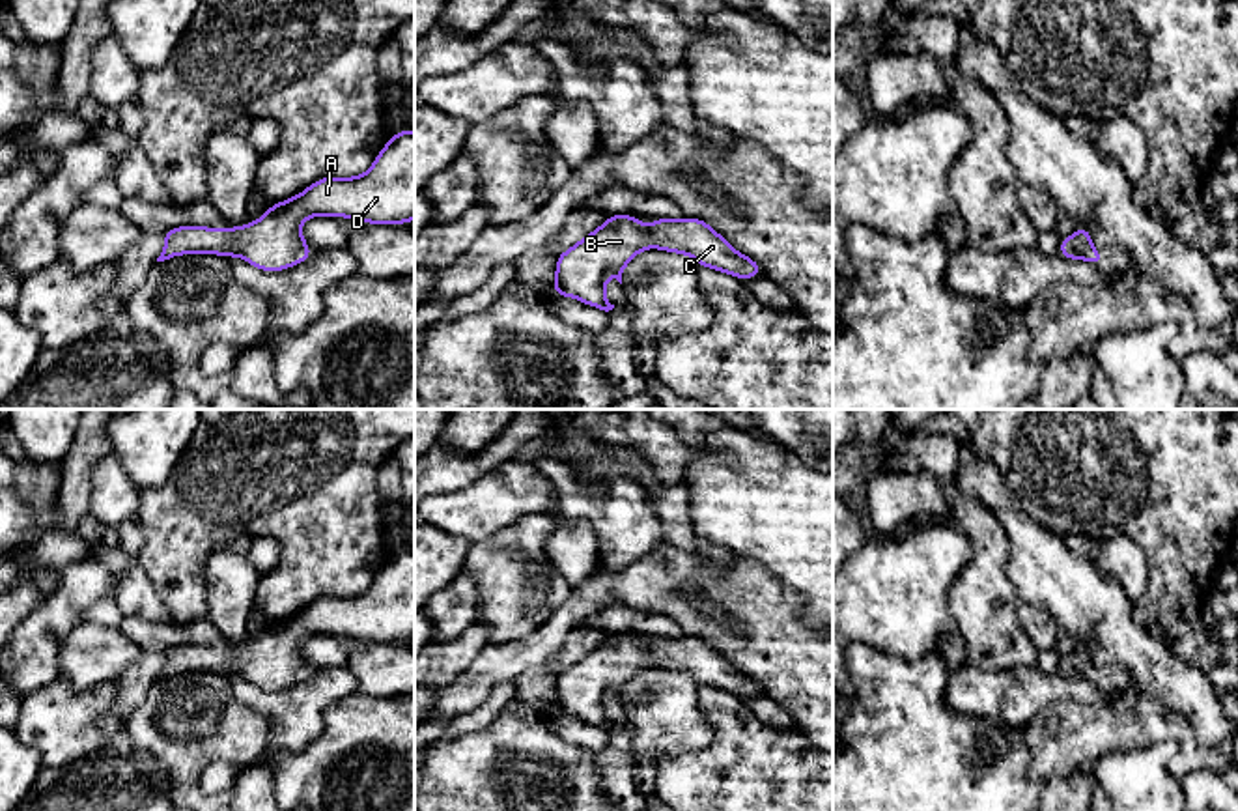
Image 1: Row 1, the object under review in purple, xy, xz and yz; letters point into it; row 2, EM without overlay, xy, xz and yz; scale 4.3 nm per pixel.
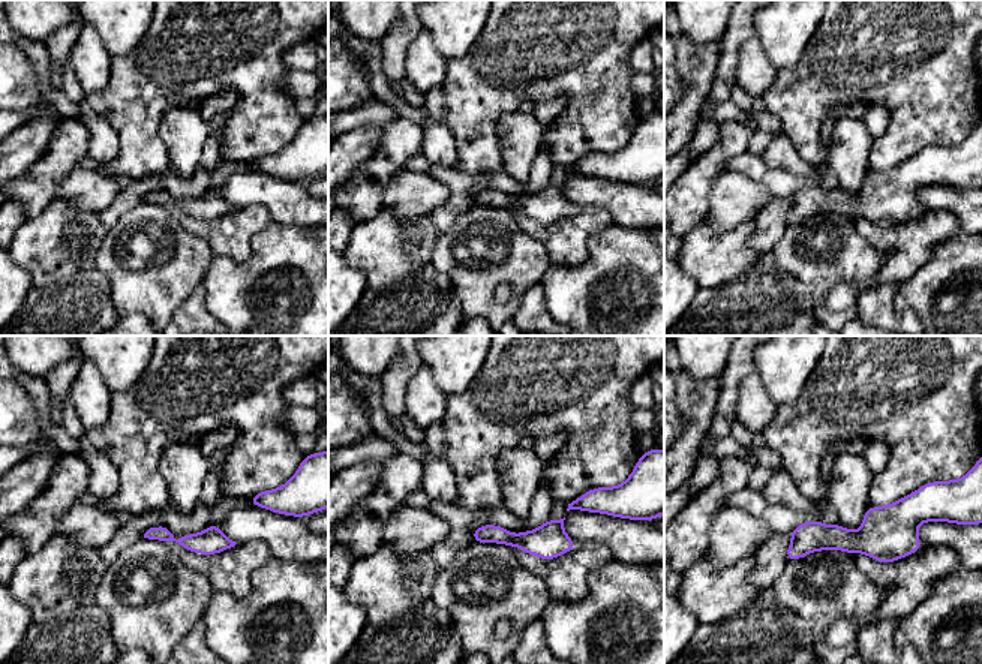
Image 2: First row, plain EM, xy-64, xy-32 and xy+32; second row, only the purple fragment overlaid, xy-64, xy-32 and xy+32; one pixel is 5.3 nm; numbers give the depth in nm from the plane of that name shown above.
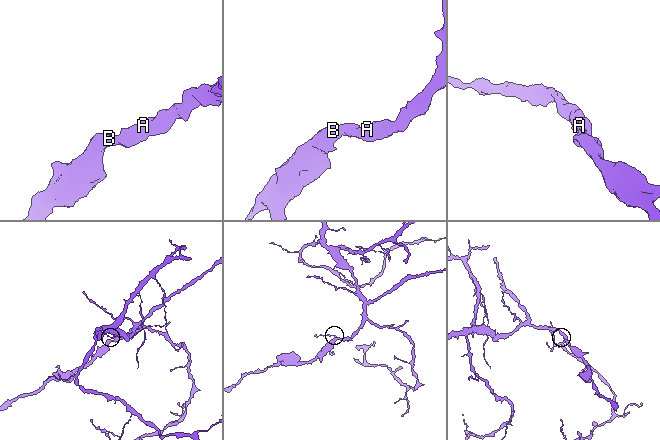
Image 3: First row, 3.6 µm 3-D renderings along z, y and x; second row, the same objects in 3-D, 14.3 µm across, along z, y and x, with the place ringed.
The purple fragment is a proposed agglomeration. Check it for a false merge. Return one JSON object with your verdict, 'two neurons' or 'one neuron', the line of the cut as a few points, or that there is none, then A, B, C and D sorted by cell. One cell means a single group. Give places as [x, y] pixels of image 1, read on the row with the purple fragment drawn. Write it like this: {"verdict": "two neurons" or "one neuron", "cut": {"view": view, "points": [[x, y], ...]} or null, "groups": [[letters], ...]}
{"verdict": "one neuron", "cut": null, "groups": [["A", "B", "C", "D"]]}

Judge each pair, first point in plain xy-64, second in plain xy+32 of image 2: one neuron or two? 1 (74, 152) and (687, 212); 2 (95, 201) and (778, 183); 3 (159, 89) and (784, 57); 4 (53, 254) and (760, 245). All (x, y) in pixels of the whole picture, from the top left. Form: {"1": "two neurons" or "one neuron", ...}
{"1": "one neuron", "2": "two neurons", "3": "two neurons", "4": "two neurons"}

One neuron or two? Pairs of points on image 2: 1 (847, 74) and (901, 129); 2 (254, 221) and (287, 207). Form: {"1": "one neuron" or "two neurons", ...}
{"1": "one neuron", "2": "two neurons"}

